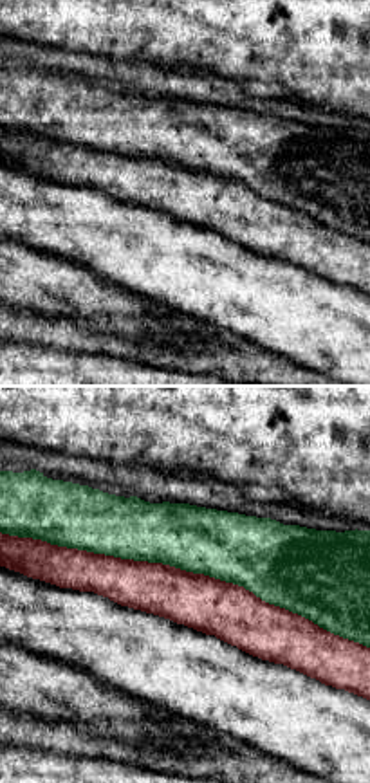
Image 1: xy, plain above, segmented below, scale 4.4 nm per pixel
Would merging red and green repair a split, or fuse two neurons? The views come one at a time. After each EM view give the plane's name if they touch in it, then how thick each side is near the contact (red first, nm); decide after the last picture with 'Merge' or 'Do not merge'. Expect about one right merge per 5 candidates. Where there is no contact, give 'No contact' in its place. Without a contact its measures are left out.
Touches red in xy. Thickness 240 nm (red) against 300 nm

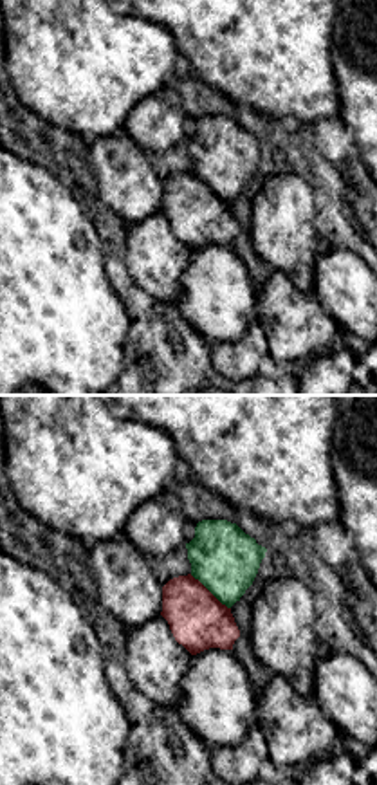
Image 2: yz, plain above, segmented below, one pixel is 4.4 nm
Touches red in yz. Thickness 260 nm (red) against 300 nm

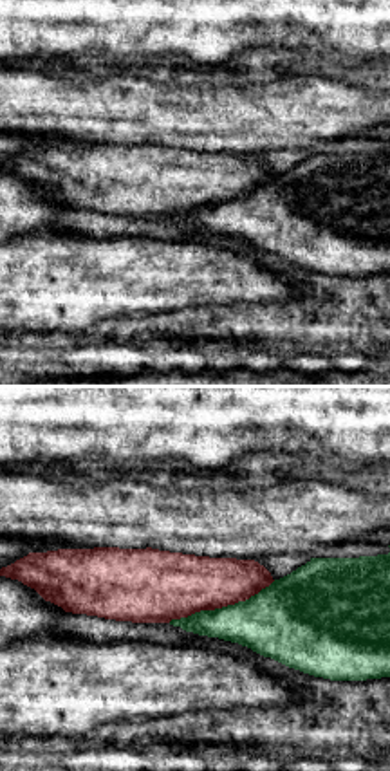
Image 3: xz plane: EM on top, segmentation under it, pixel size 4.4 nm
Touches red in xz. Thickness 300 nm (red) against 300 nm

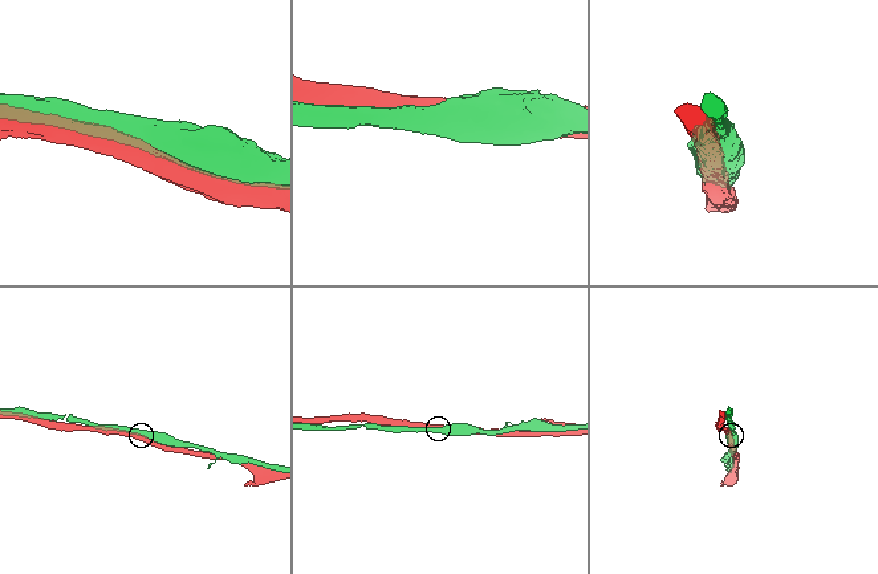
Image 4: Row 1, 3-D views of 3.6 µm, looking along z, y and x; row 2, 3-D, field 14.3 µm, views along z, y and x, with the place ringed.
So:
Do not merge

